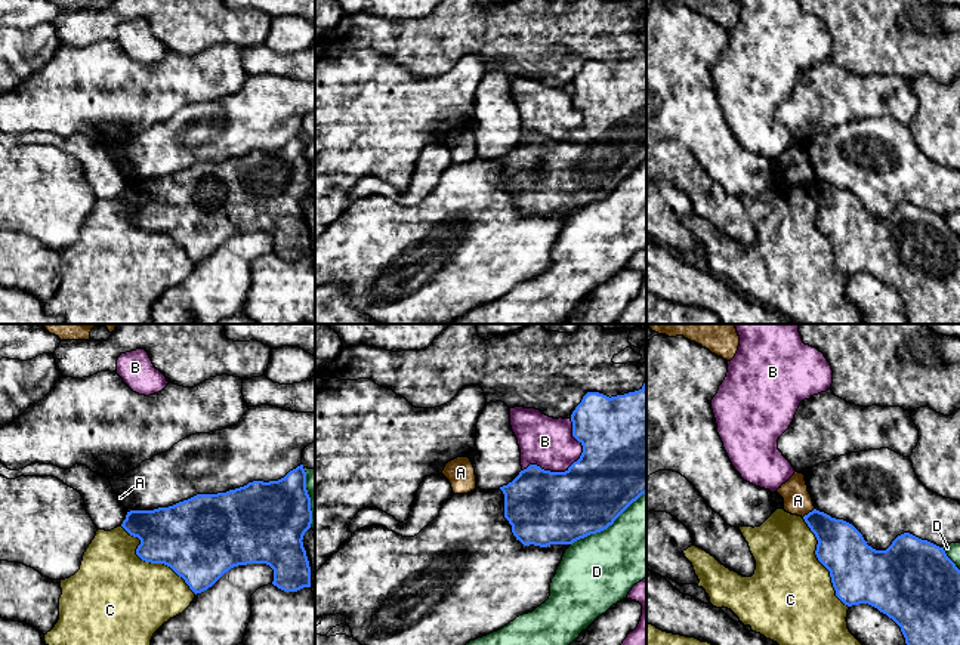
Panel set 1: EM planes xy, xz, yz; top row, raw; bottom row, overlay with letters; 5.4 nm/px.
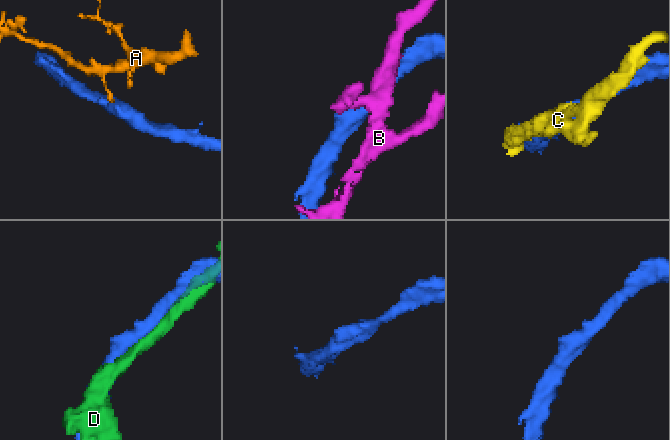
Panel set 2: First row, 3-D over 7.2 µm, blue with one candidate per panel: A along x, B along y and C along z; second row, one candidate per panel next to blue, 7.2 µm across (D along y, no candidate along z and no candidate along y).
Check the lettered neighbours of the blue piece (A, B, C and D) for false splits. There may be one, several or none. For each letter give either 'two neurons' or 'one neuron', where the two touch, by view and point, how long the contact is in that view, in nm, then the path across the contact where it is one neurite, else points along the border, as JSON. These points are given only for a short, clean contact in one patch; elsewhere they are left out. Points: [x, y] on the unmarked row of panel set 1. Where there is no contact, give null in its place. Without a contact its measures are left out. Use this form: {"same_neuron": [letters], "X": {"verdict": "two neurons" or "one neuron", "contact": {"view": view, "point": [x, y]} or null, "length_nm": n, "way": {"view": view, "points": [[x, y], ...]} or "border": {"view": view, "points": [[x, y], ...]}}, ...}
{"same_neuron": [], "A": {"verdict": "two neurons", "contact": {"view": "yz", "point": [809, 181]}, "length_nm": 90, "border": {"view": "yz", "points": [[814, 176], [802, 185]]}}, "B": {"verdict": "two neurons", "contact": {"view": "xz", "point": [571, 133]}, "length_nm": 400}, "C": {"verdict": "two neurons", "contact": {"view": "xy", "point": [151, 231]}, "length_nm": 550}, "D": {"verdict": "two neurons", "contact": {"view": "xz", "point": [608, 194]}, "length_nm": 500}}

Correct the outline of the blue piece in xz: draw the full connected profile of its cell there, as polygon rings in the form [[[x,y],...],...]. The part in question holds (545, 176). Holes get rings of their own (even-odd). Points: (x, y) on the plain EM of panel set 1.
[[[646,49],[639,59],[611,67],[599,61],[587,61],[572,80],[571,90],[572,105],[583,114],[577,130],[565,141],[550,141],[530,133],[512,151],[500,155],[504,163],[504,186],[524,215],[572,213],[601,201],[646,161]]]

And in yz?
[[[817,178],[803,188],[818,209],[815,223],[830,240],[836,265],[845,274],[868,272],[892,287],[901,296],[910,324],[960,324],[960,238],[944,216],[904,201],[886,219],[876,219],[852,192],[843,188],[831,186]]]

